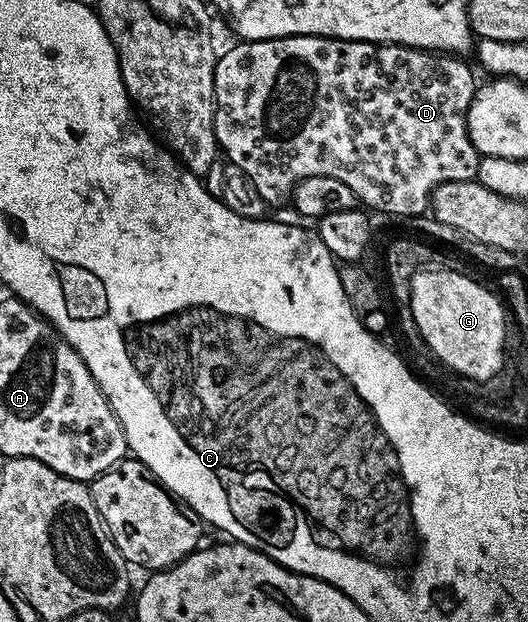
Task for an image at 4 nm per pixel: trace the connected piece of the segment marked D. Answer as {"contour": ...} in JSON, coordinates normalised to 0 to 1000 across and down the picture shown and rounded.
{"contour":[[[549,56],[530,63],[453,66],[447,71],[447,76],[434,77],[424,88],[420,84],[407,98],[407,219],[415,228],[417,244],[426,251],[428,260],[449,265],[449,272],[456,272],[464,278],[464,285],[472,285],[472,291],[479,291],[479,297],[491,305],[494,317],[502,317],[508,334],[521,336],[521,333],[532,331],[534,326],[549,328],[559,310],[559,301],[570,291],[578,291],[581,285],[638,285],[638,291],[653,291],[653,297],[661,297],[661,304],[669,304],[674,322],[705,341],[710,338],[727,339],[733,346],[794,346],[799,339],[807,341],[814,334],[816,309],[828,304],[828,297],[843,297],[843,291],[894,291],[905,283],[911,251],[905,240],[896,233],[896,227],[888,227],[888,207],[884,206],[884,183],[888,182],[888,169],[900,154],[903,125],[900,127],[890,105],[883,101],[886,98],[883,93],[852,85],[801,82],[795,76],[754,76],[750,69],[686,69],[684,66],[661,66],[659,63],[619,63],[612,56]]]}

